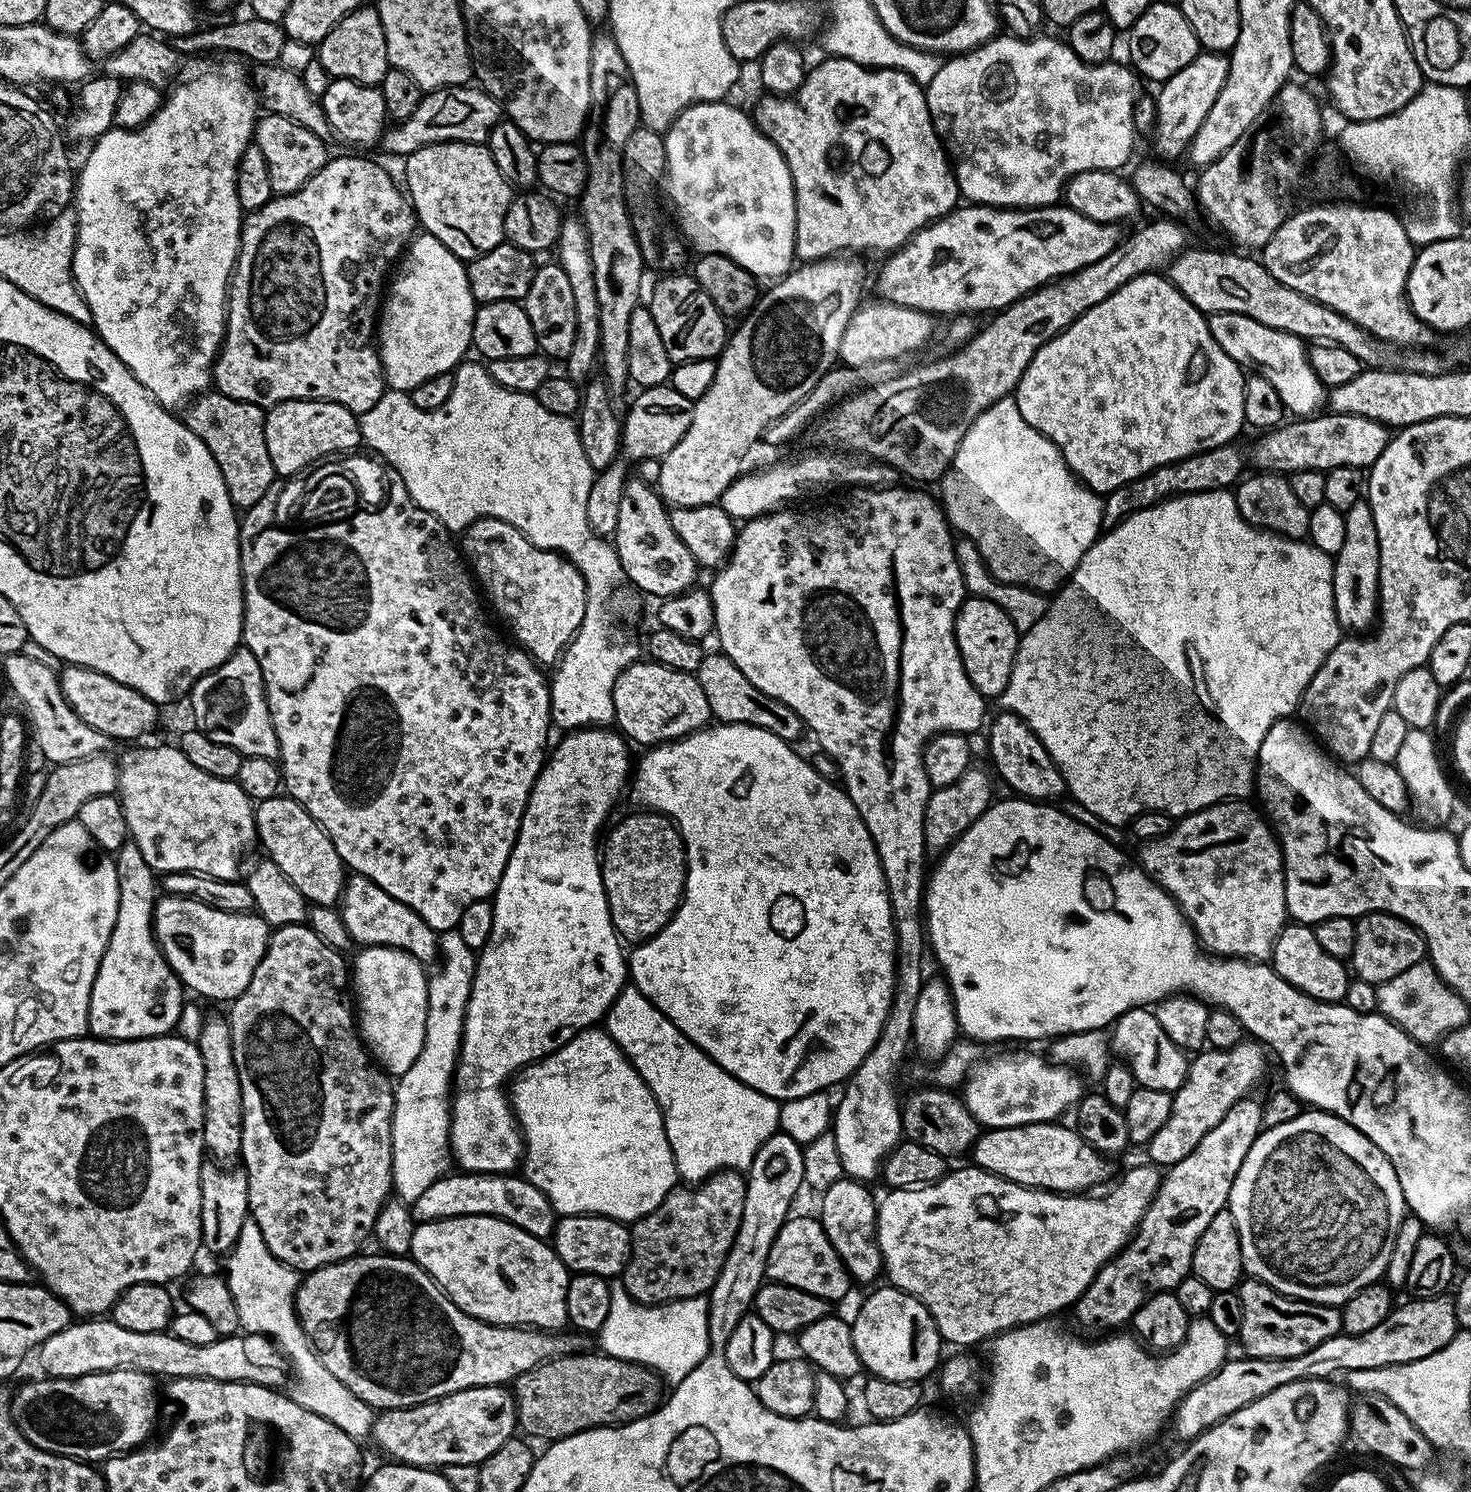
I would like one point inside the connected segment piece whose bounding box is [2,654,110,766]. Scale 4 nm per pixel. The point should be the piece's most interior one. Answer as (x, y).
(62, 737)

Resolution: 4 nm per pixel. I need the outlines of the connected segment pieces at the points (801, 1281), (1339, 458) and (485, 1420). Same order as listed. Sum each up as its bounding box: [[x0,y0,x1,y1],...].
[[766,1218,850,1302],[1250,414,1390,474],[370,1384,517,1470]]

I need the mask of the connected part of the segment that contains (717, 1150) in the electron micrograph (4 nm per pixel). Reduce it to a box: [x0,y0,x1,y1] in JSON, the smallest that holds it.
[602,986,781,1186]

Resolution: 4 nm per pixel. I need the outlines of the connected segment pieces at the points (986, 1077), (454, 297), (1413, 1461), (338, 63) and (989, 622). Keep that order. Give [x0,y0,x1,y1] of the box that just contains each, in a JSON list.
[[962,1052,1086,1129],[378,235,477,393],[1350,1394,1434,1470],[318,6,389,86],[956,596,1020,698]]

